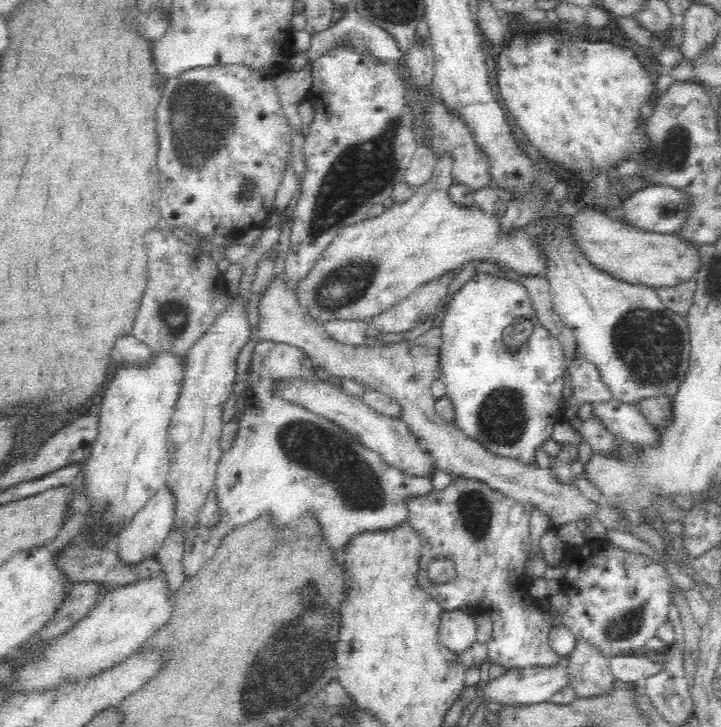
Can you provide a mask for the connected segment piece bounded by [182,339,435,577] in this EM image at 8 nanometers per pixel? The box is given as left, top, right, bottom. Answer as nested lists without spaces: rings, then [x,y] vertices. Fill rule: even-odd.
[[[258,339],[254,353],[251,360],[250,375],[251,384],[253,388],[254,396],[257,396],[257,403],[254,406],[246,405],[243,415],[239,423],[239,430],[236,434],[236,440],[234,446],[227,451],[223,451],[220,457],[219,463],[217,464],[217,473],[215,476],[215,491],[217,492],[218,506],[220,507],[220,520],[213,526],[200,526],[197,524],[190,525],[186,528],[184,533],[184,557],[182,560],[185,575],[187,577],[196,575],[200,568],[204,567],[204,564],[214,556],[216,546],[220,544],[220,540],[223,539],[224,534],[228,532],[229,528],[232,528],[235,524],[243,523],[244,521],[254,520],[260,513],[272,512],[274,516],[278,514],[280,520],[292,520],[296,516],[300,516],[300,512],[304,512],[304,508],[316,508],[320,512],[320,520],[324,520],[324,528],[328,528],[328,536],[332,538],[330,542],[336,544],[336,546],[342,546],[348,544],[349,541],[356,535],[362,534],[366,531],[386,531],[396,530],[396,528],[402,528],[408,524],[408,516],[410,516],[410,507],[408,502],[411,499],[423,498],[432,494],[434,488],[432,487],[432,479],[430,478],[415,478],[415,476],[404,476],[401,472],[398,472],[395,468],[387,465],[377,452],[366,448],[358,439],[354,438],[346,429],[336,424],[334,421],[328,419],[328,417],[322,415],[322,413],[316,413],[312,409],[308,409],[306,405],[298,403],[298,401],[292,401],[288,397],[284,397],[282,392],[282,384],[284,382],[302,382],[302,380],[313,380],[314,382],[325,382],[330,386],[338,386],[342,388],[342,378],[331,374],[328,378],[320,378],[318,374],[318,365],[312,360],[312,357],[298,346],[290,345],[286,343],[274,342],[273,340],[262,340]]]

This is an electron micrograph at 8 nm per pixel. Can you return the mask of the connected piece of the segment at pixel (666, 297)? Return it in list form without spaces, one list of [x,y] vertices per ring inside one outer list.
[[[690,278],[673,285],[655,286],[656,292],[662,299],[664,306],[672,309],[684,318],[687,318],[690,307],[693,304],[696,288],[696,278]]]

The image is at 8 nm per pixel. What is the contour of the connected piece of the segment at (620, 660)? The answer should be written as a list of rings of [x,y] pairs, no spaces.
[[[662,655],[645,656],[614,656],[608,658],[610,670],[615,679],[628,683],[649,683],[653,678],[666,668],[666,662]]]

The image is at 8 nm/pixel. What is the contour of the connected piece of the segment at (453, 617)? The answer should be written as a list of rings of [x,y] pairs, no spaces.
[[[464,608],[443,610],[437,627],[439,641],[444,646],[460,652],[476,641],[478,624],[474,614]]]

